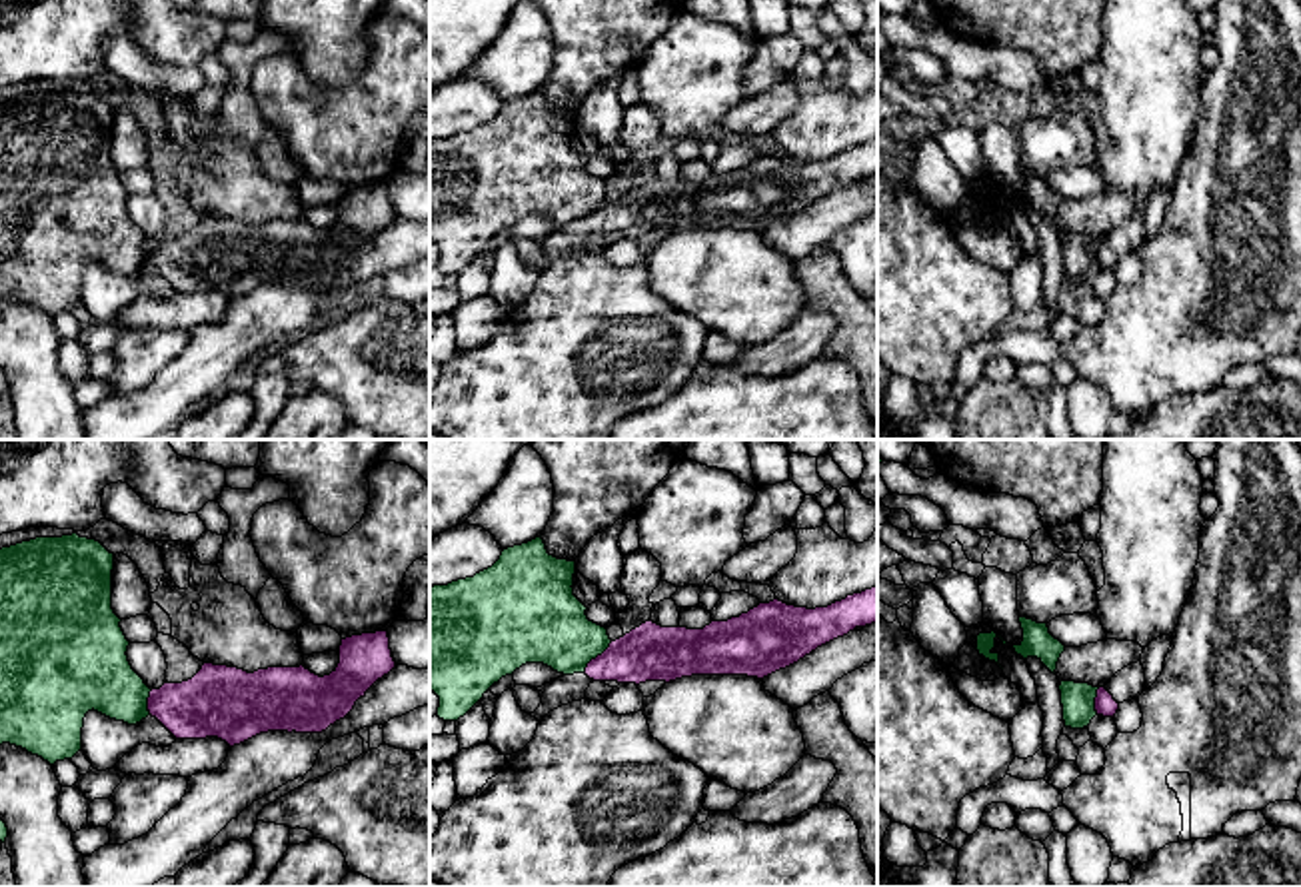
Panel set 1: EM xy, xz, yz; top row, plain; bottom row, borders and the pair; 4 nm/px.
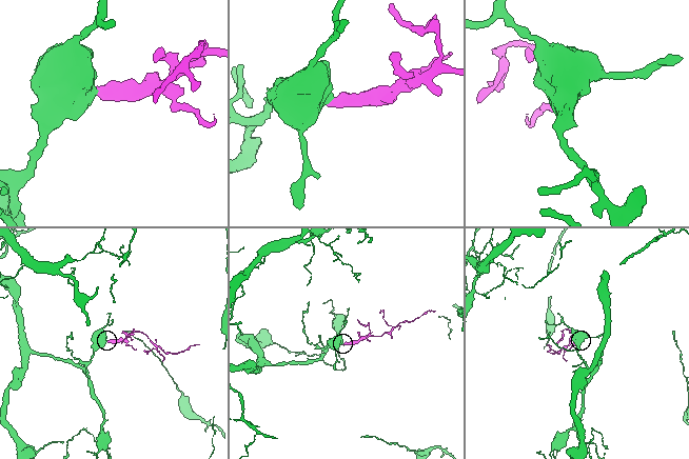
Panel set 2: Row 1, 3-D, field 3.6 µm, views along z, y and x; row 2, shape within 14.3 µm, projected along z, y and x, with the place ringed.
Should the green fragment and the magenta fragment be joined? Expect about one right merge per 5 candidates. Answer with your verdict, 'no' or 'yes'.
no

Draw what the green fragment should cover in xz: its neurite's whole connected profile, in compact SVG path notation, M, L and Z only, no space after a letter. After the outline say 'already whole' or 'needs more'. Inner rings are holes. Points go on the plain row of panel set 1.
M540 90L502 104L500 112L448 138L430 140L430 244L440 250L438 270L458 274L502 230L526 216L544 216L558 226L584 226L612 192L590 174L574 148L576 114L548 106Z; already whole

